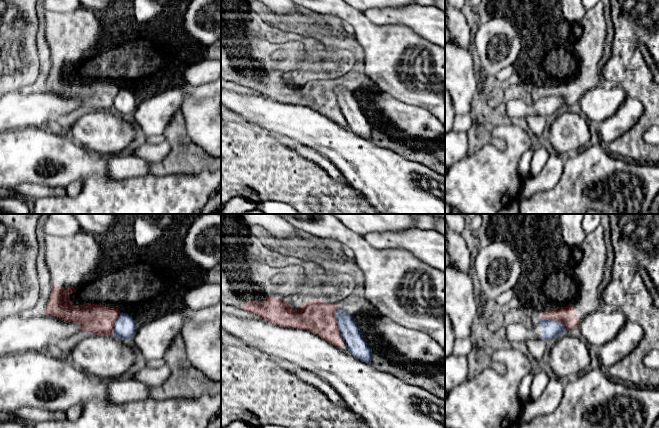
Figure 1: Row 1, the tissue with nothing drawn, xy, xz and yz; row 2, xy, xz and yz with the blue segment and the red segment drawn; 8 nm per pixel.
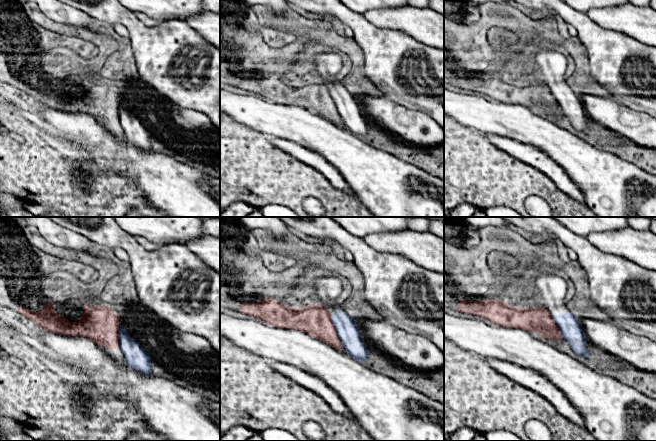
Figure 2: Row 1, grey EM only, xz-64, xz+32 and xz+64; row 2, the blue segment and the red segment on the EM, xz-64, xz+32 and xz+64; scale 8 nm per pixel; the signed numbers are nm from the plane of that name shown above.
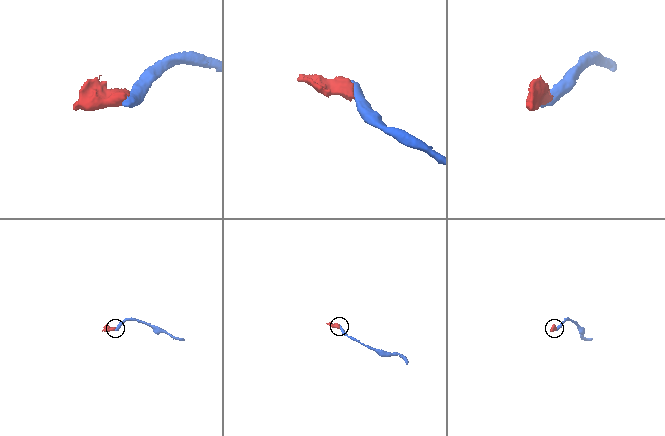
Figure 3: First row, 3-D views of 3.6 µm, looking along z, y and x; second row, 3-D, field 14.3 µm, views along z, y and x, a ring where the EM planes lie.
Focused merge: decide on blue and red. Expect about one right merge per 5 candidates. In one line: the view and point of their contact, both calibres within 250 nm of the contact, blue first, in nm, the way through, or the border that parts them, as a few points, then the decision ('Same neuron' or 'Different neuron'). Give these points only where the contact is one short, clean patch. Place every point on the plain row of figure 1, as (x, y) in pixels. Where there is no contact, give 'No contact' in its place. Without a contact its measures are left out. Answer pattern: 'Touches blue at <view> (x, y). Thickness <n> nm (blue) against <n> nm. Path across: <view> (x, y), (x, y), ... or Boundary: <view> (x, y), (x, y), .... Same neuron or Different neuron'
Touches blue at xz (338, 102). Thickness 170 nm (blue) against 280 nm. Boundary: xz (337, 83), (337, 102), (345, 120). Different neuron

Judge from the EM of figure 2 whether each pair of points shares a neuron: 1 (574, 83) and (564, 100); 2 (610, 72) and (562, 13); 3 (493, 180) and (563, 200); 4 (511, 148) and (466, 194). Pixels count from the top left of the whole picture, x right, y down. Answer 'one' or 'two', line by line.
1: two
2: one
3: one
4: two

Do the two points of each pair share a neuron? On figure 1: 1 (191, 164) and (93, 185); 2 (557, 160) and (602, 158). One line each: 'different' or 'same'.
1: different
2: different

